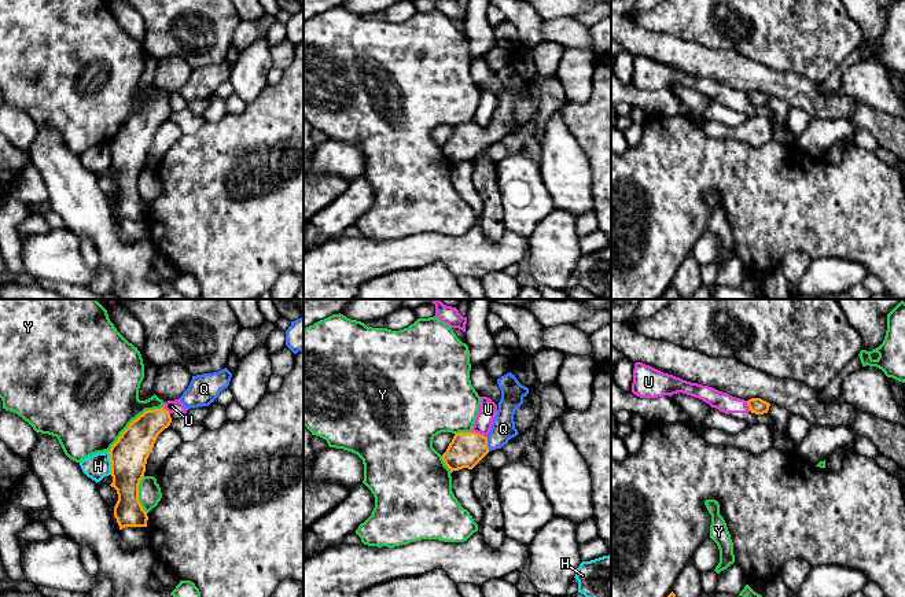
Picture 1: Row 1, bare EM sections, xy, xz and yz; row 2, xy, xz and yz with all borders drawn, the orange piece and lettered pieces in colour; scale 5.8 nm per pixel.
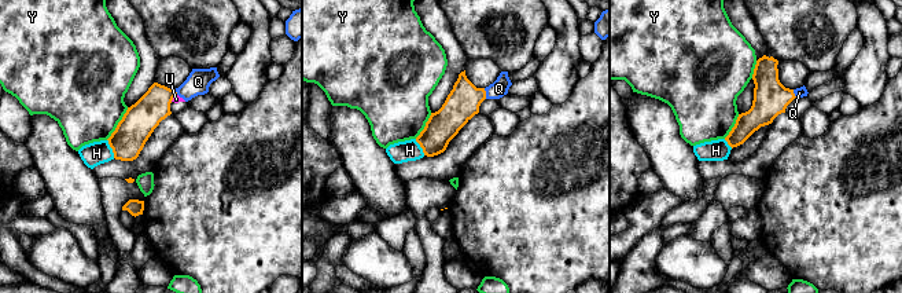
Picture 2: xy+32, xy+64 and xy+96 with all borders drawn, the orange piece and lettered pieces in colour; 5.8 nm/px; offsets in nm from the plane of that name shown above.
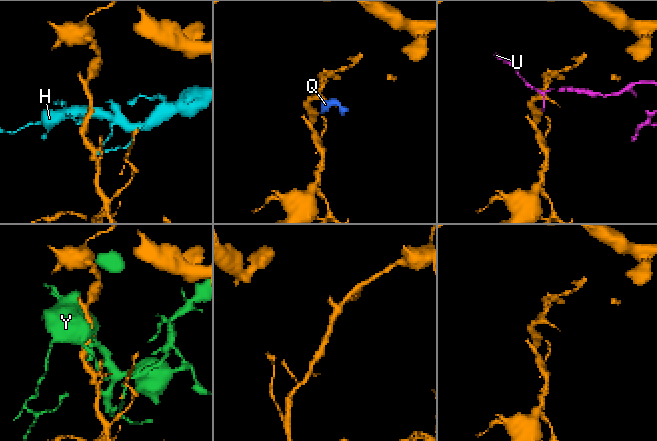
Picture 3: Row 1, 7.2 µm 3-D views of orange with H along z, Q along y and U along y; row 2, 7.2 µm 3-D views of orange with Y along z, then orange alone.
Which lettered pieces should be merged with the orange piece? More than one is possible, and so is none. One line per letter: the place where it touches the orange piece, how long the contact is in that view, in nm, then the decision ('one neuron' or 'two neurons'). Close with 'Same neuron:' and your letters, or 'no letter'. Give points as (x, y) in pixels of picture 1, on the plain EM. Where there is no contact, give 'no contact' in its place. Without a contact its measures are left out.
H: contact xy (111, 155); length 140 nm; two neurons
Q: contact xz (486, 136); length 90 nm; one neuron
U: contact xz (479, 126); length 90 nm; two neurons
Y: contact xy (132, 114); length 440 nm; two neurons
Same neuron: Q

